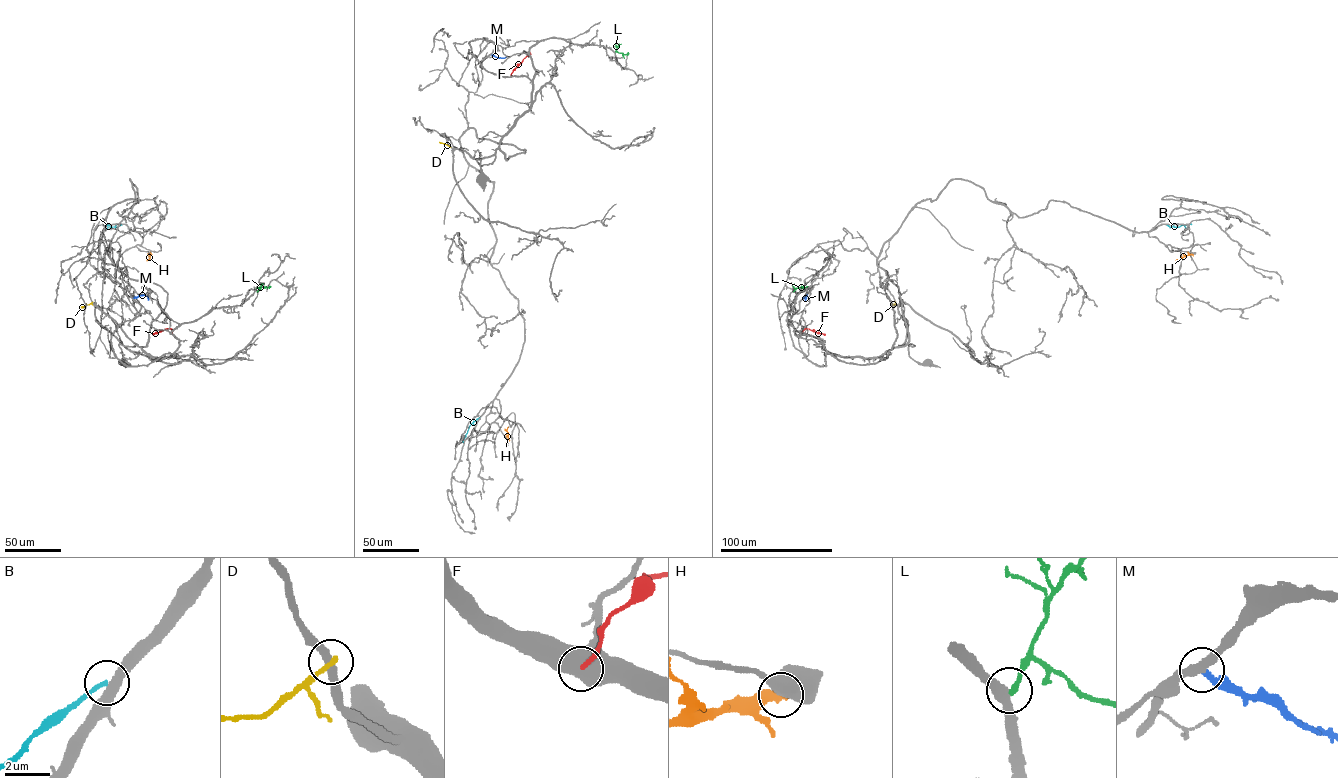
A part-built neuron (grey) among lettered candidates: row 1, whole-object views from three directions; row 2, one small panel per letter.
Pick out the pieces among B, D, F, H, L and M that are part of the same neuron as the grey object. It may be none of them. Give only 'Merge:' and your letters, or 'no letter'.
Merge: no letter

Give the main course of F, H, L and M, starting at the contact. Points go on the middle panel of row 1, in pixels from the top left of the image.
F: (530, 52), (512, 76)
H: (506, 444), (508, 427)
L: (615, 52), (628, 52)
M: (490, 54), (506, 57)

